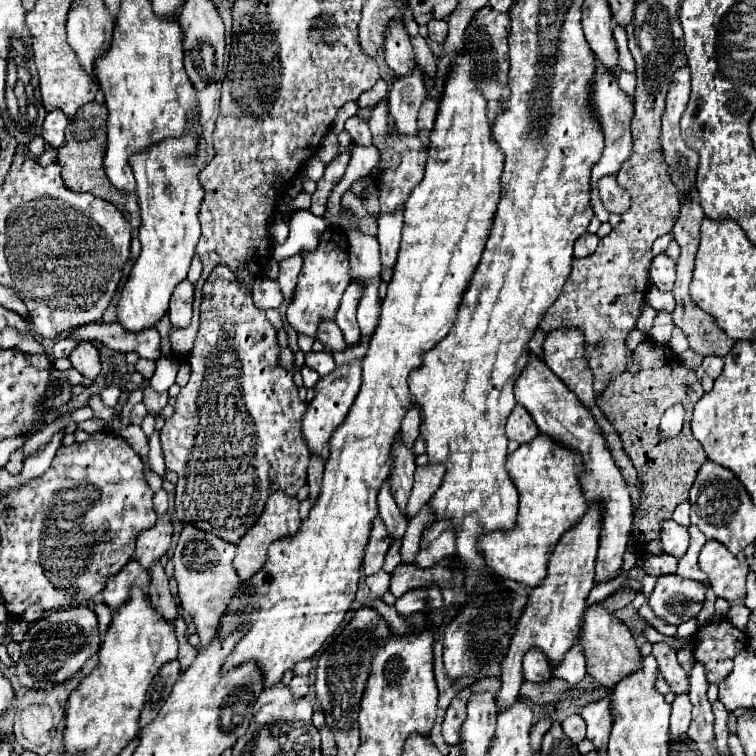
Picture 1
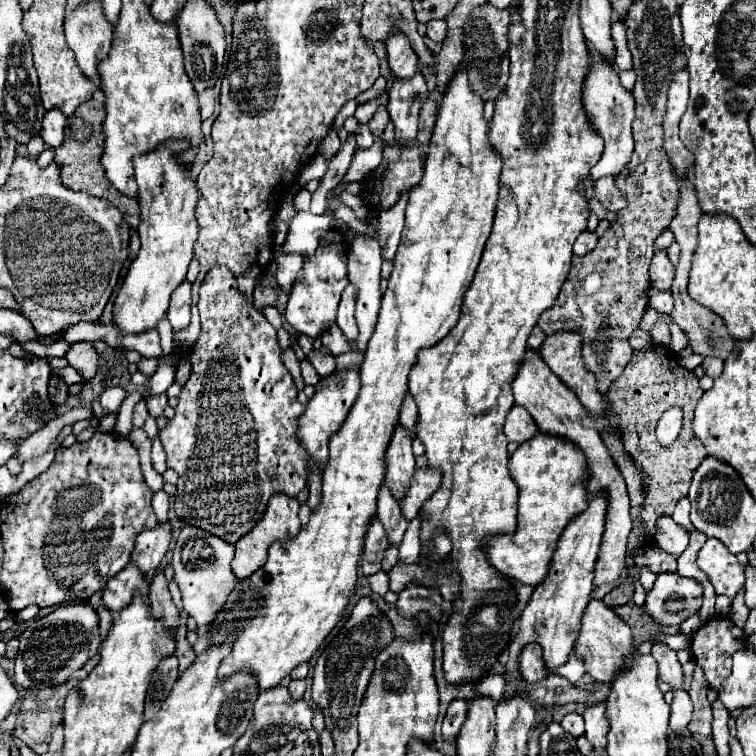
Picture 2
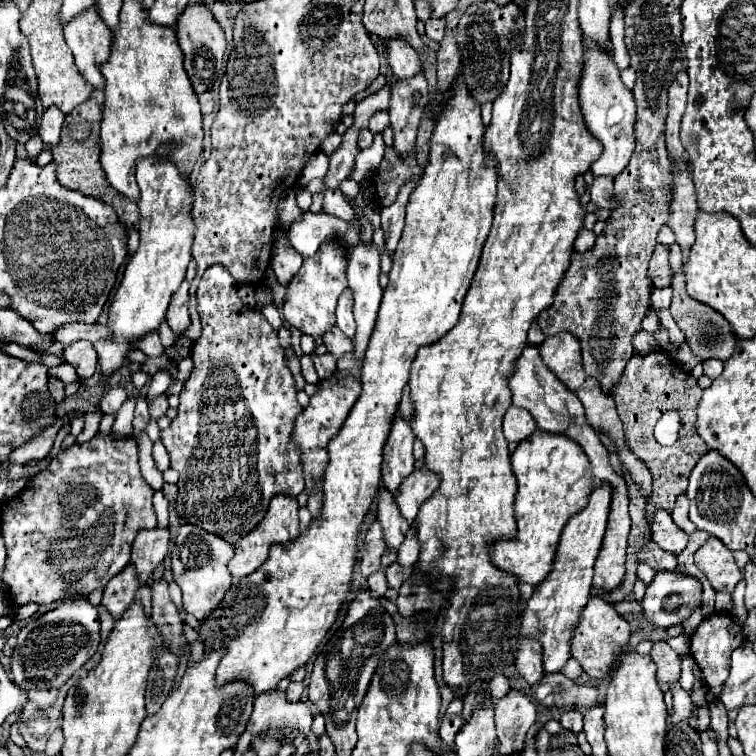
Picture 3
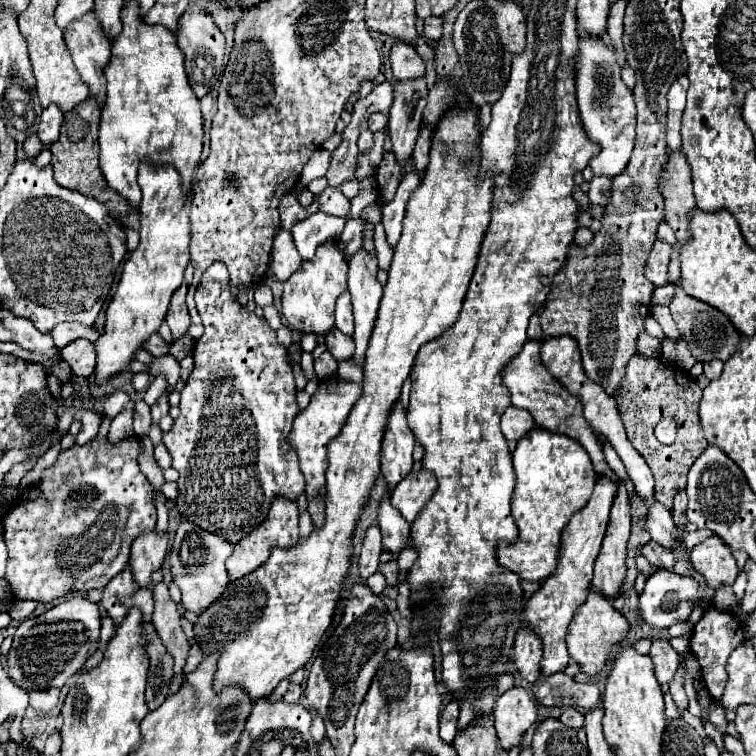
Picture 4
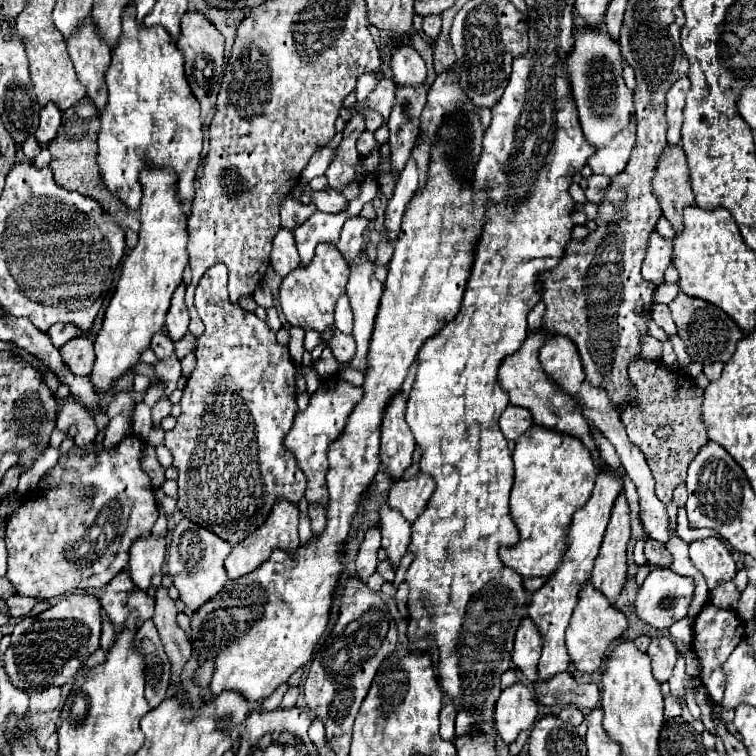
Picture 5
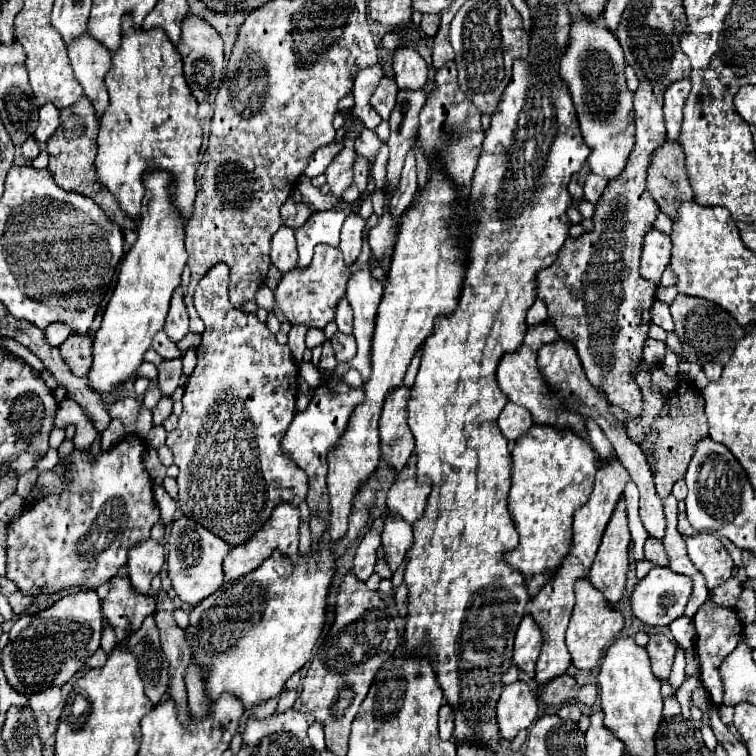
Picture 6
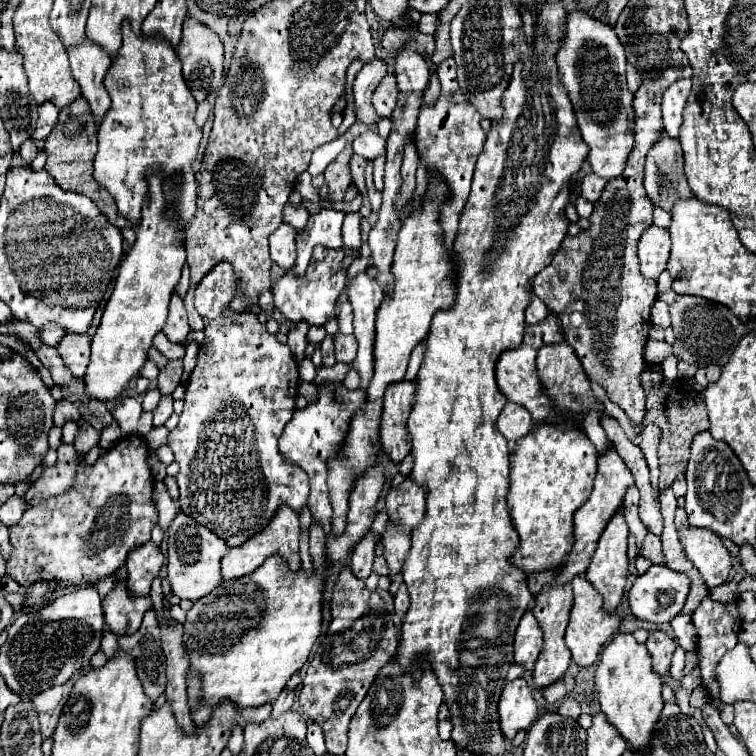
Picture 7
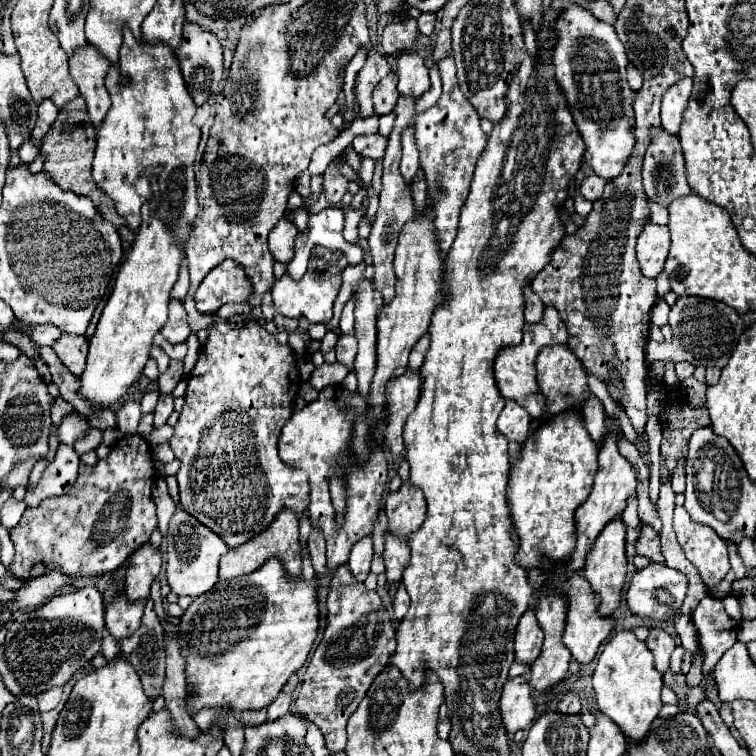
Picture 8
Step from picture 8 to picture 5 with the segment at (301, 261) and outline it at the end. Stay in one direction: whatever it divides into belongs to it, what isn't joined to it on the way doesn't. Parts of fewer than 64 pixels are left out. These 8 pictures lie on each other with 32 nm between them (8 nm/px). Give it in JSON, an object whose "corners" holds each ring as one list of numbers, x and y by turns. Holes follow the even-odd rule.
{"corners":[[314,212,302,226,294,228,294,238,296,238,302,266,310,264,310,260,314,256,314,248,320,242,338,244,342,224,344,224,344,220,347,220,346,215,347,212,340,212,340,214]]}

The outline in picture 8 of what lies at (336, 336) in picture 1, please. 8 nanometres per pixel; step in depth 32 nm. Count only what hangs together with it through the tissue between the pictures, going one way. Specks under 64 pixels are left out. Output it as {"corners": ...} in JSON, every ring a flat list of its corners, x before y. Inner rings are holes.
{"corners":[[340,336,336,346,336,362,354,370,354,356,356,356,356,336]]}

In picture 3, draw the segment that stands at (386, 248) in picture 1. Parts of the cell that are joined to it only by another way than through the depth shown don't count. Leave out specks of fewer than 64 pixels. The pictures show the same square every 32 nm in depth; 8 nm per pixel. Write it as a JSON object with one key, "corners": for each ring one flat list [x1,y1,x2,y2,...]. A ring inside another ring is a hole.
{"corners":[[408,180,400,188,396,200,390,206,380,210,382,212,382,222,380,224,382,224,384,234,386,234,386,248,388,248,388,252,396,250,396,244,398,244,402,228,404,228,404,208,406,208,408,196,412,194,414,188,416,188,416,180]]}

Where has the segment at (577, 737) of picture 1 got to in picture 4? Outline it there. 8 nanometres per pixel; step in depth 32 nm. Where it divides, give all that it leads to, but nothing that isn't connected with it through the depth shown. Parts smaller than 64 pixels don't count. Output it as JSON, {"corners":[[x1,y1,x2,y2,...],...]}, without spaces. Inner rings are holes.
{"corners":[[568,706,568,708,564,708,560,720,562,720,566,726,570,726,570,728,580,728,580,726,584,724,584,714,582,714,580,710]]}

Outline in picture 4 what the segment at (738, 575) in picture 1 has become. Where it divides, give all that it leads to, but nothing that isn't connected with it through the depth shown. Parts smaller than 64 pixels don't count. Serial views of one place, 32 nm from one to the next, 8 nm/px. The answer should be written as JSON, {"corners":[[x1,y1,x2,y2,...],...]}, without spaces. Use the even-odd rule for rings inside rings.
{"corners":[[712,536,702,544,696,544,690,552,690,560,694,568,704,574,706,584,710,588,732,584,738,576,736,560,728,546,720,542,718,536]]}

